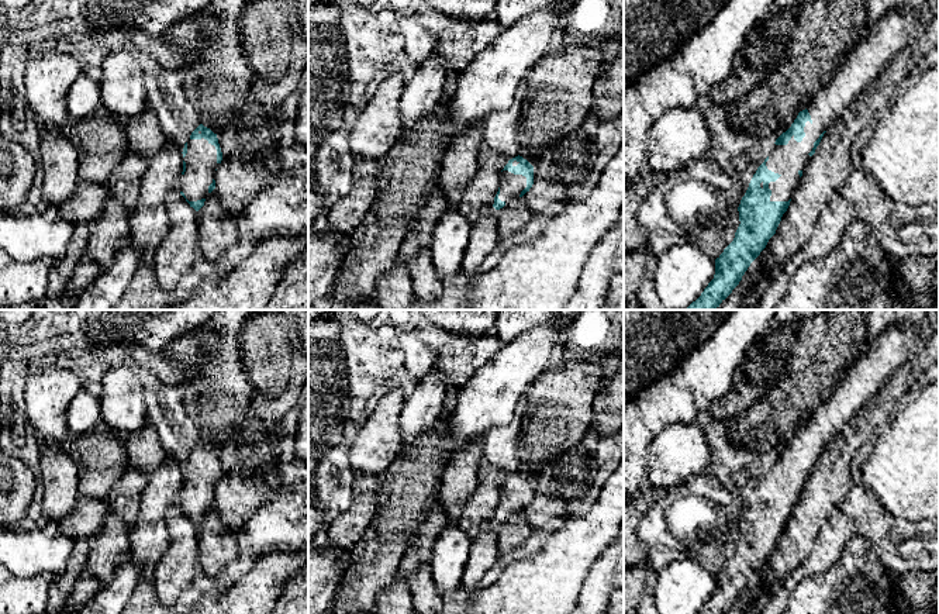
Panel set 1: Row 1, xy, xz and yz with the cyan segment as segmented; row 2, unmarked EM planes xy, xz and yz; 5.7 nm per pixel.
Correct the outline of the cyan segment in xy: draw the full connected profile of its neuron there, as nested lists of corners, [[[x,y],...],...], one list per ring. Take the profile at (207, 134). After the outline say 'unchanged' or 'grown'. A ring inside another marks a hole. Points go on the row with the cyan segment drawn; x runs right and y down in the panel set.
[[[200,124],[183,148],[183,172],[179,192],[186,201],[198,211],[206,197],[215,189],[217,165],[222,161],[222,152],[217,134]]] | grown

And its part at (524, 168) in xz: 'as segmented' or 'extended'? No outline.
extended

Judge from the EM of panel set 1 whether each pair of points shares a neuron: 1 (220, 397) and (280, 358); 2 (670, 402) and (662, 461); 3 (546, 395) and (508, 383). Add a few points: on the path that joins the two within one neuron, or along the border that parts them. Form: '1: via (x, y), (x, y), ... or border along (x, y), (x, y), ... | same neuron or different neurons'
1: border along (275, 330), (275, 382) | different neurons
2: border along (698, 420), (669, 424), (649, 445), (648, 456) | different neurons
3: border along (545, 369), (527, 390) | different neurons

